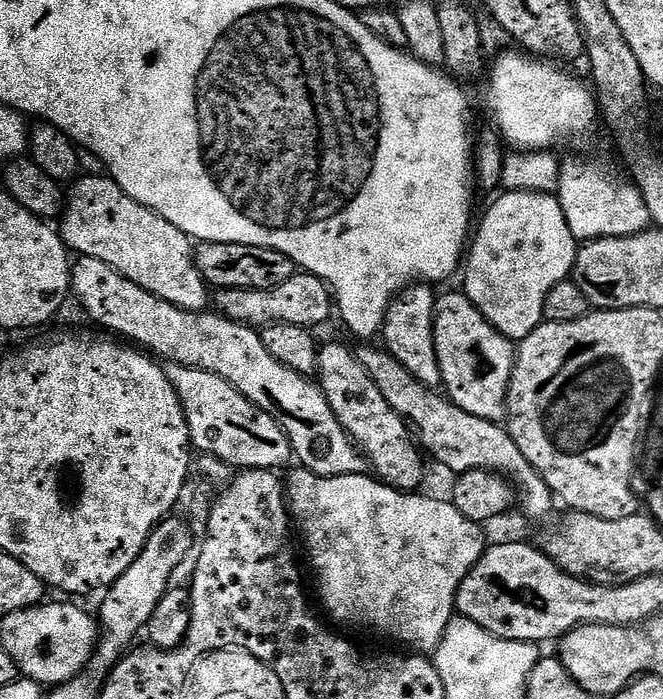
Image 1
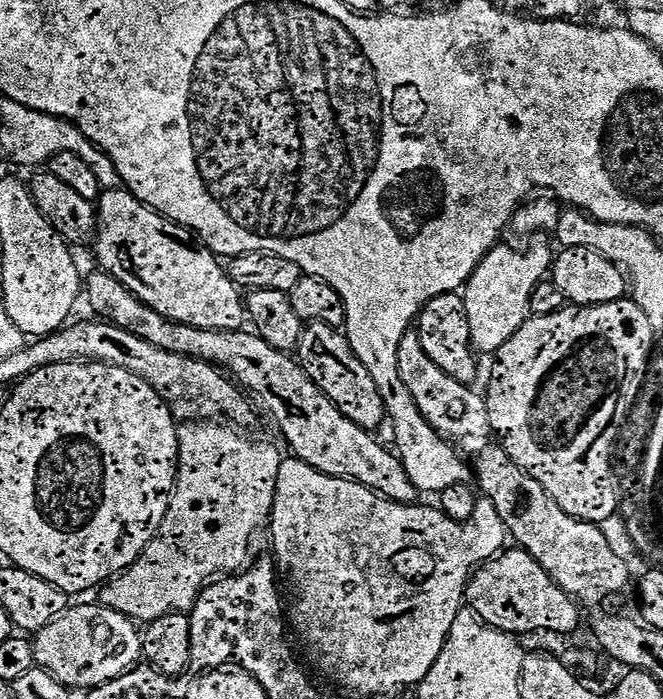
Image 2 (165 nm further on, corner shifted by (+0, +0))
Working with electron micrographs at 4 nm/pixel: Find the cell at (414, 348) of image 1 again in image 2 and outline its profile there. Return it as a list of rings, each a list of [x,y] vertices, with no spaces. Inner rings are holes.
[[[409,330],[398,346],[398,374],[402,374],[406,390],[414,394],[414,402],[418,402],[418,410],[422,410],[426,422],[430,422],[445,440],[457,445],[469,444],[473,450],[479,450],[491,441],[488,439],[493,439],[487,399],[481,393],[479,396],[475,387],[450,378],[450,374],[434,366],[426,350],[422,350],[419,331]]]

